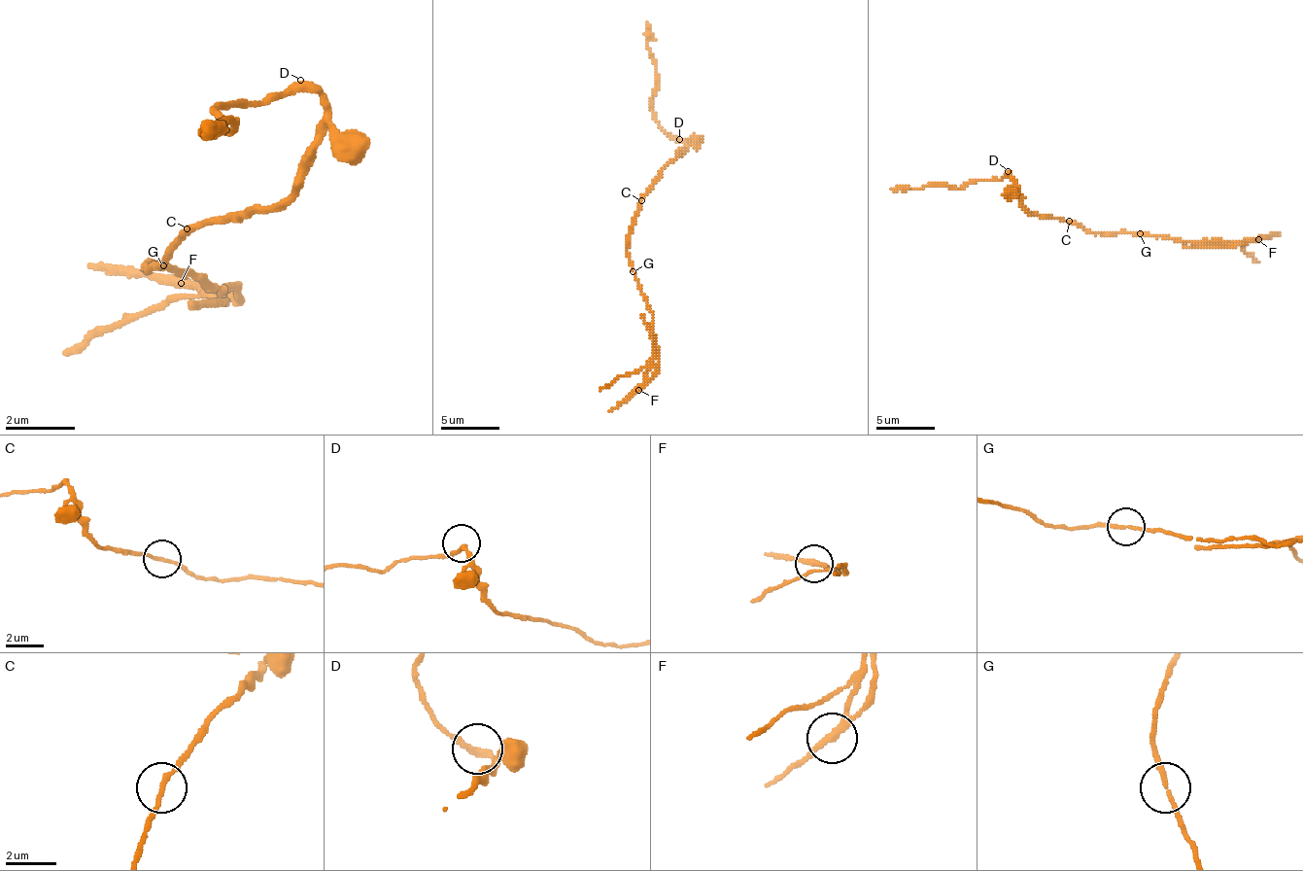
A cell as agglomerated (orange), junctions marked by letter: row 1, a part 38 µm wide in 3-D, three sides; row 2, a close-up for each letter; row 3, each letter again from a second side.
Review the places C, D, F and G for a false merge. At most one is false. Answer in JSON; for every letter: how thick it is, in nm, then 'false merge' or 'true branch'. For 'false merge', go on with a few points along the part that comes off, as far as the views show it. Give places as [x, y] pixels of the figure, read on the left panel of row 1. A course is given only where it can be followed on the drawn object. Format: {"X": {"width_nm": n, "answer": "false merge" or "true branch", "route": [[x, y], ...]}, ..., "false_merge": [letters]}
{"C": {"width_nm": 180, "answer": "true branch"}, "D": {"width_nm": 240, "answer": "true branch"}, "F": {"width_nm": 240, "answer": "false merge", "route": [[178, 281], [222, 298], [187, 298]]}, "G": {"width_nm": 170, "answer": "true branch"}, "false_merge": ["F"]}

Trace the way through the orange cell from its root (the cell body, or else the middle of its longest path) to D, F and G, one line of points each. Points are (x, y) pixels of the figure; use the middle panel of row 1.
D: (641, 200), (653, 180), (688, 148), (679, 139)
F: (641, 200), (627, 256), (653, 315), (653, 367), (638, 391)
G: (641, 200), (641, 209), (633, 224), (627, 250), (633, 270)

